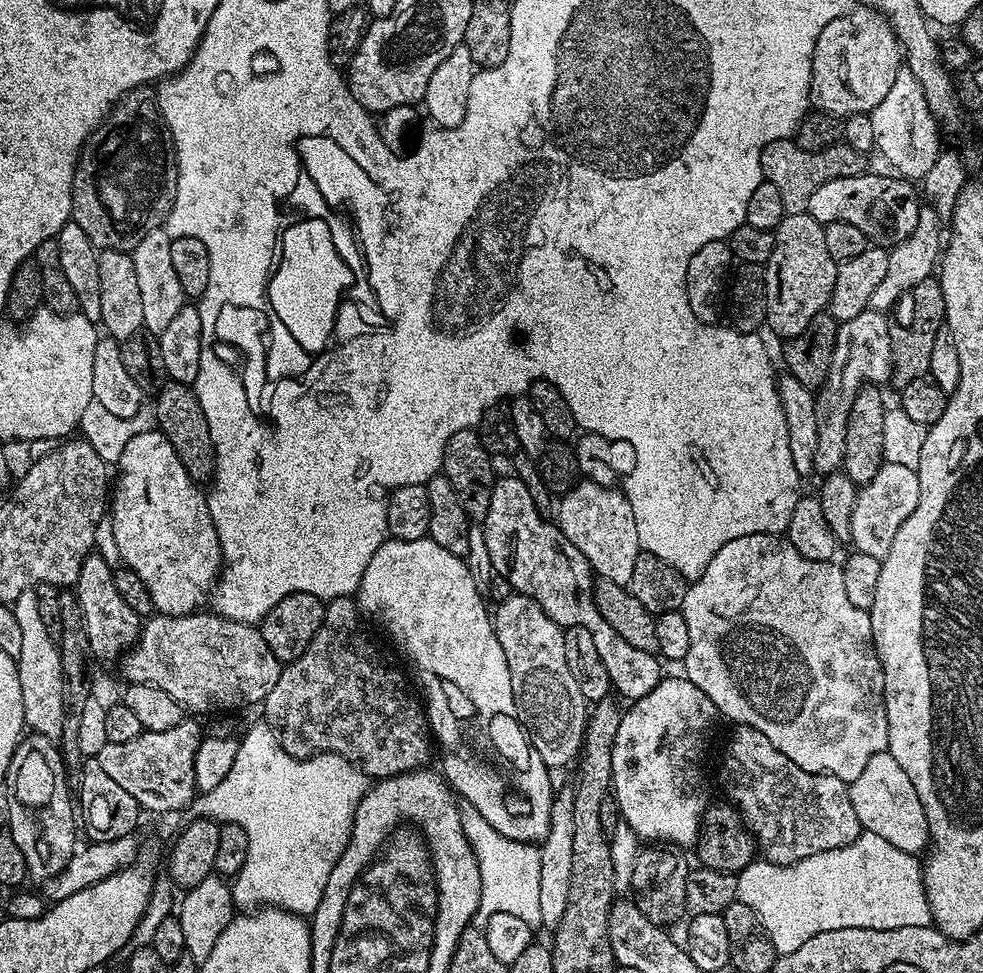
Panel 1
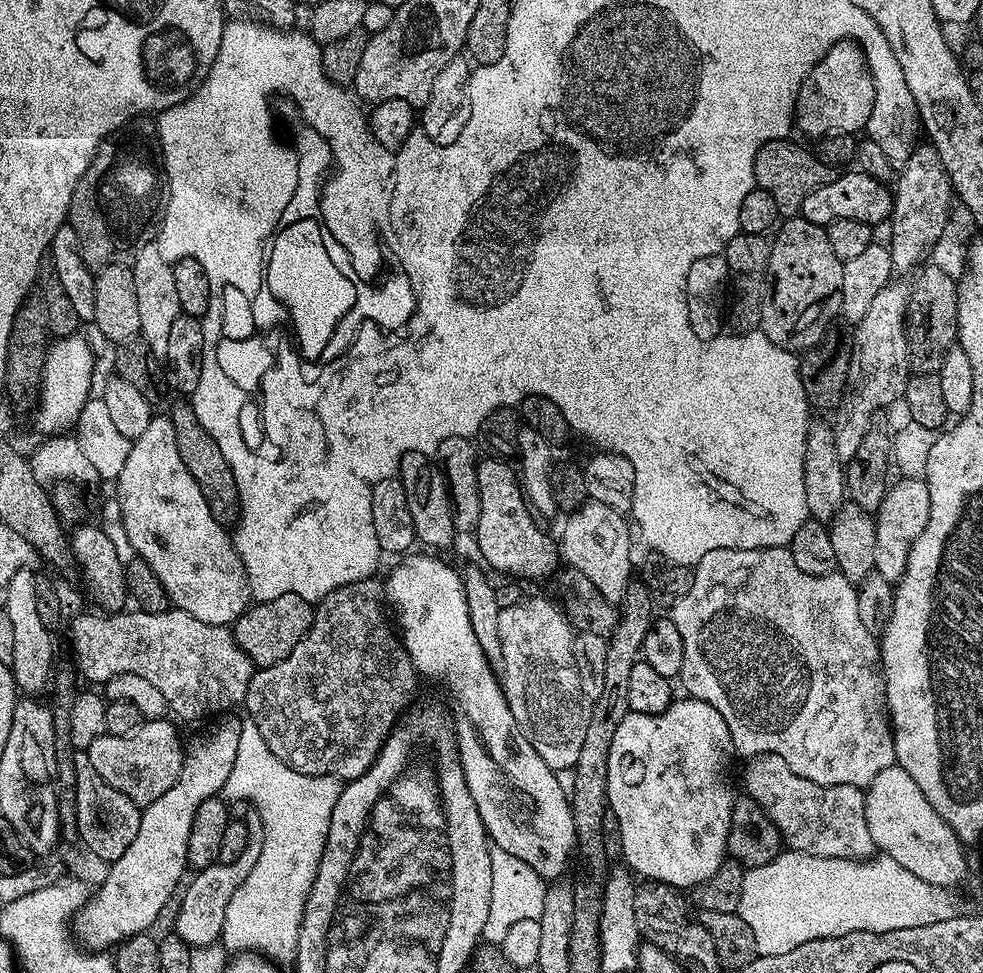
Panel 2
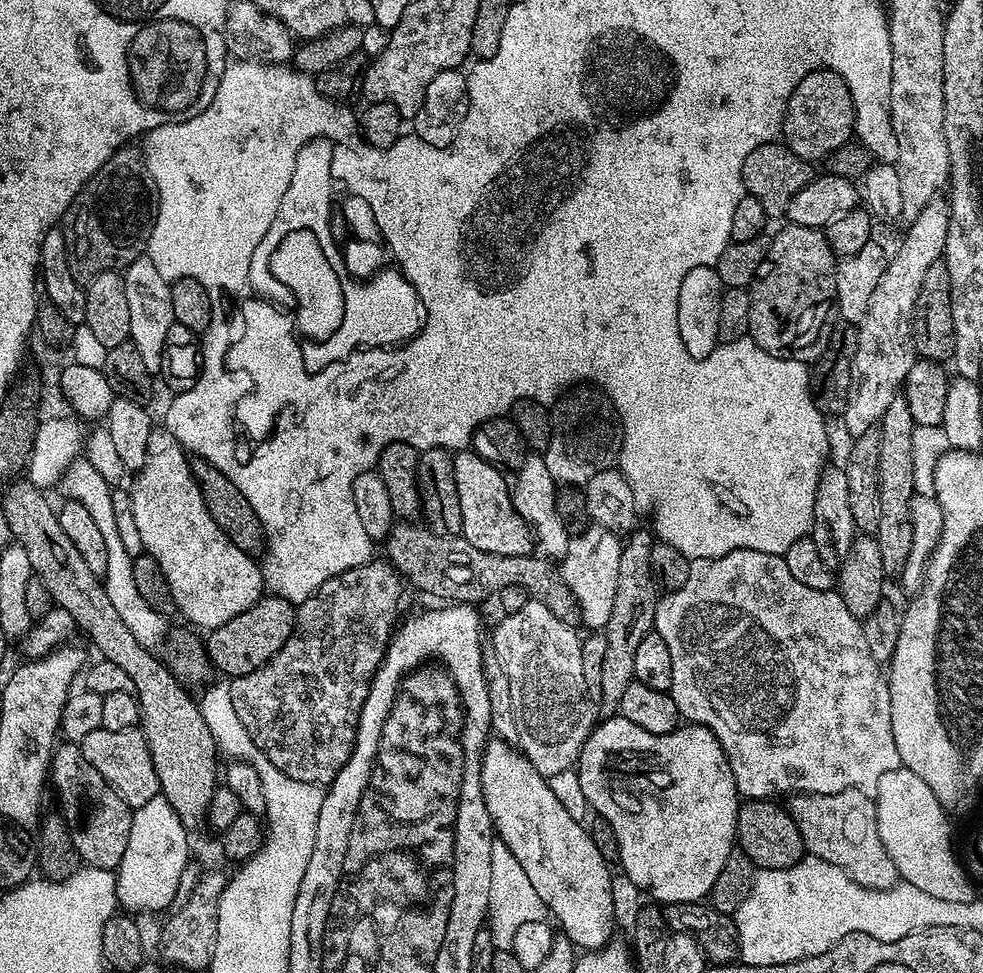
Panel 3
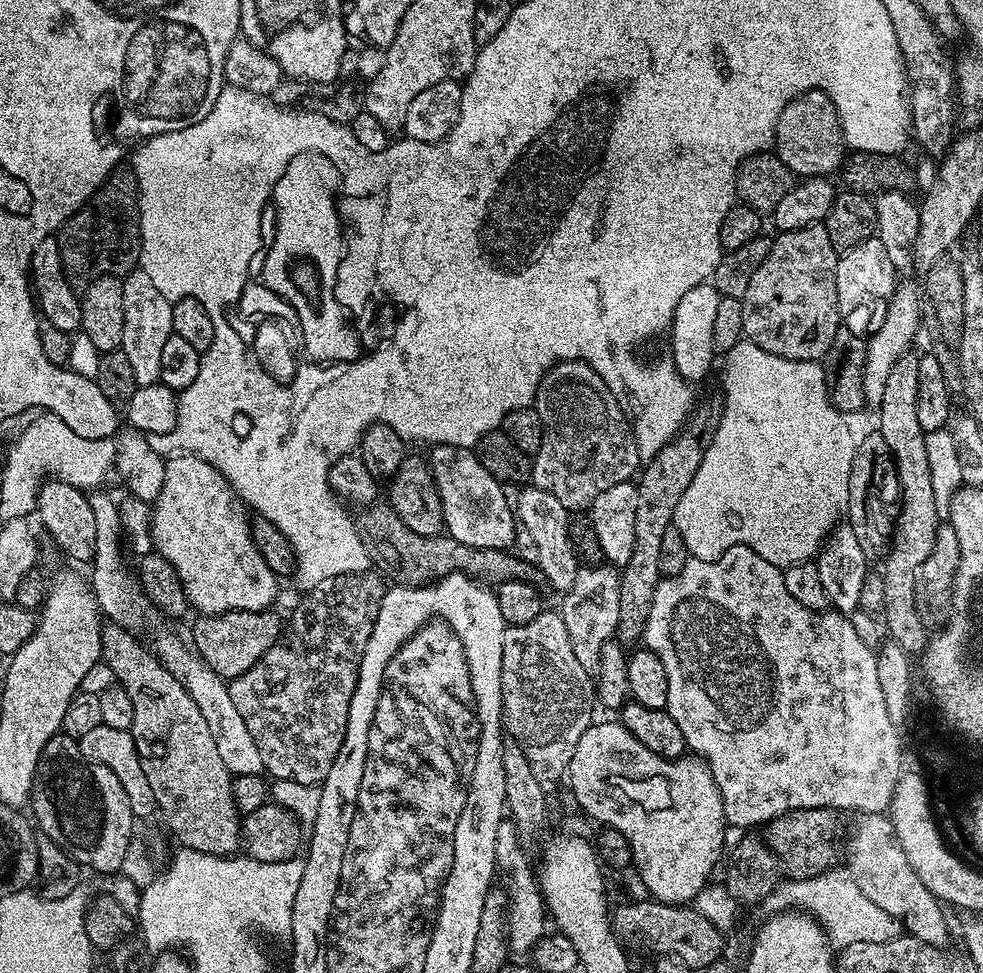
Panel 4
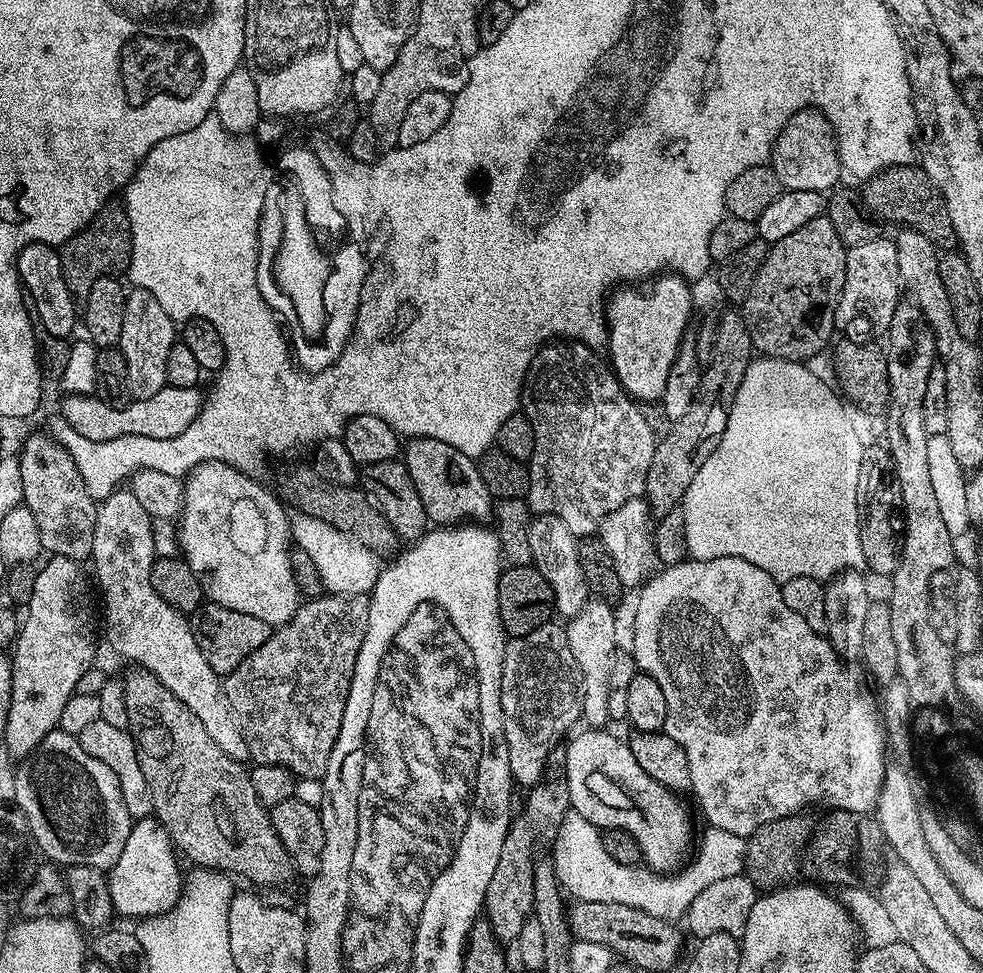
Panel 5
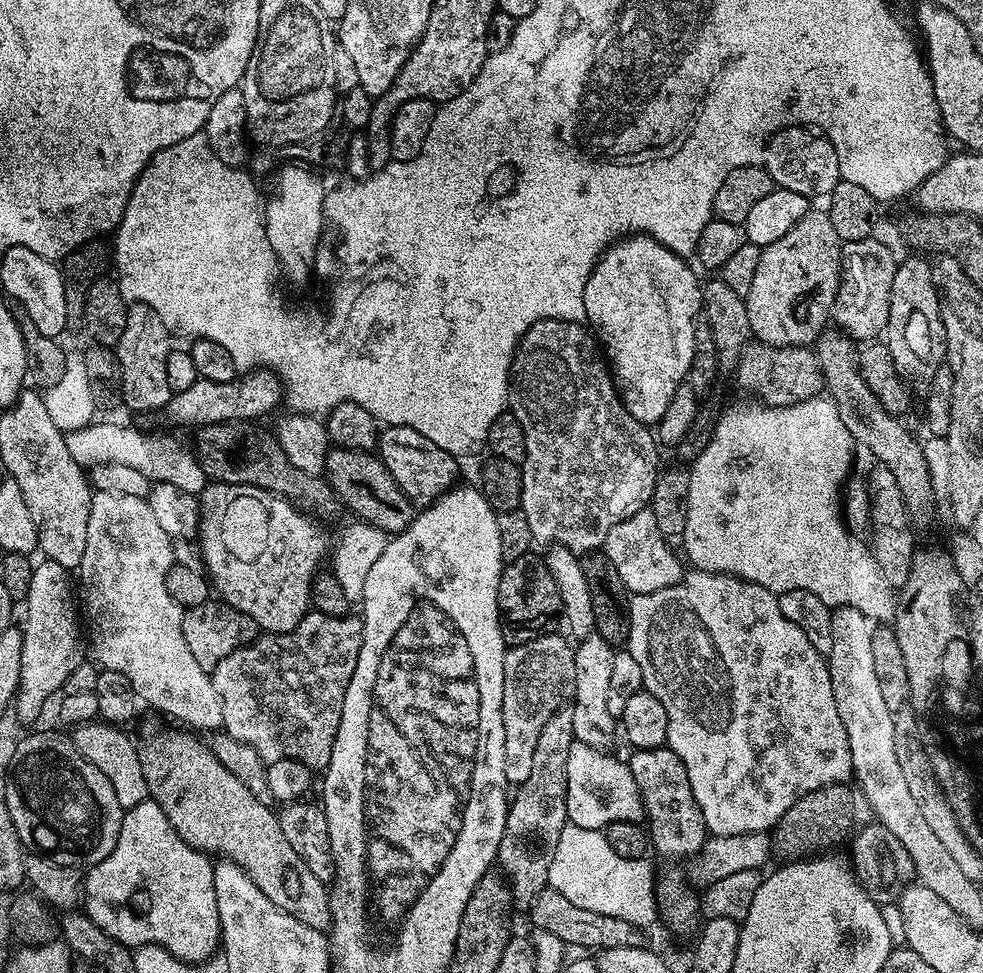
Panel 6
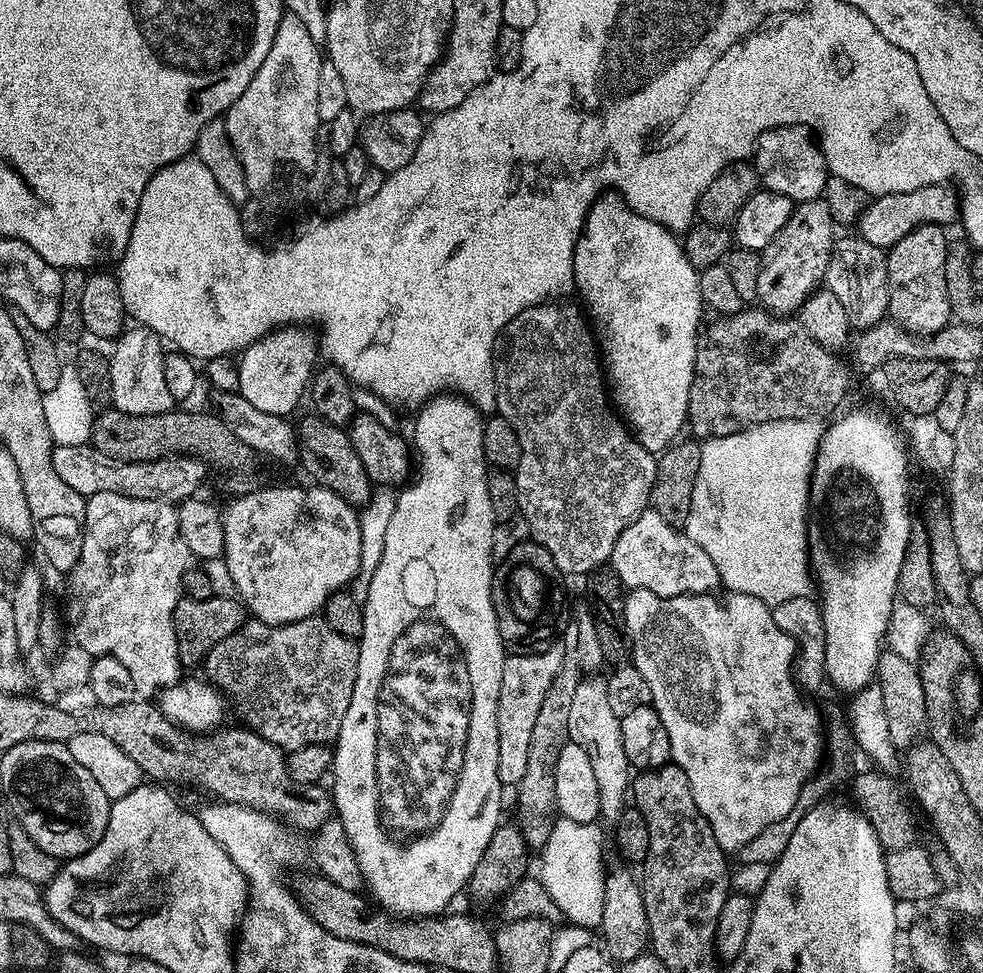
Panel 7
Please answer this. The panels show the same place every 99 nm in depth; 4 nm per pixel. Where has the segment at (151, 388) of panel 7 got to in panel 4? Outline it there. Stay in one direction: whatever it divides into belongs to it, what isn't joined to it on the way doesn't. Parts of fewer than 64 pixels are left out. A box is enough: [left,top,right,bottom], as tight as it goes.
[119,270,174,387]

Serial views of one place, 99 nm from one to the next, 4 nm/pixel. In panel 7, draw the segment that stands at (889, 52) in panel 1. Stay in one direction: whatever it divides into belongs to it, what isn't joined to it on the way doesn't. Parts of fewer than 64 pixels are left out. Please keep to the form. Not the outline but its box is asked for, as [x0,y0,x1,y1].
[754,124,830,202]

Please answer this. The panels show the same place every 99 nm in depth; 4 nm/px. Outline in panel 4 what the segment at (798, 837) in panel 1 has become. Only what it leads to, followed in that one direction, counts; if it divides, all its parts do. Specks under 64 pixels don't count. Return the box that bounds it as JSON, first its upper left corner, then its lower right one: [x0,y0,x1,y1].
[846,812,948,948]

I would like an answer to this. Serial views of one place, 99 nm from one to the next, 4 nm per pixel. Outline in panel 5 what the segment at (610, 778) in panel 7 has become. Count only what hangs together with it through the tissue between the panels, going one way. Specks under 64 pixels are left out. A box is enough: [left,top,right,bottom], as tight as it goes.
[566,598,618,730]

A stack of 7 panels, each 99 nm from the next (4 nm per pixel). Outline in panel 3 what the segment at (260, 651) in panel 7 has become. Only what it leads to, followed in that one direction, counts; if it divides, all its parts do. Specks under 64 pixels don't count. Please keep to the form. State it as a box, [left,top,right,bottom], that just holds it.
[228,558,402,786]

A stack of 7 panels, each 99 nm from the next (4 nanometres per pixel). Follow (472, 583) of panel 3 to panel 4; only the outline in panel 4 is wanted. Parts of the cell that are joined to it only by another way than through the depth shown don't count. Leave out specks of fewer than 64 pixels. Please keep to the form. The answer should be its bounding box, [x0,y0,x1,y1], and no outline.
[355,502,541,586]

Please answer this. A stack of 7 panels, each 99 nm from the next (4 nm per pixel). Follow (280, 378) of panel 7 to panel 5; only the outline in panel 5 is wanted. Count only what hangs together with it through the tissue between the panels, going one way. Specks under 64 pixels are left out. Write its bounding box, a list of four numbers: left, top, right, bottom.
[62,386,205,442]

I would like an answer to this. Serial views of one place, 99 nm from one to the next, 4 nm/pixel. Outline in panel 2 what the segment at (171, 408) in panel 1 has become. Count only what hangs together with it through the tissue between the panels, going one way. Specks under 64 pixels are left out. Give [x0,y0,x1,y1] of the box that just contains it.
[170,403,240,525]

